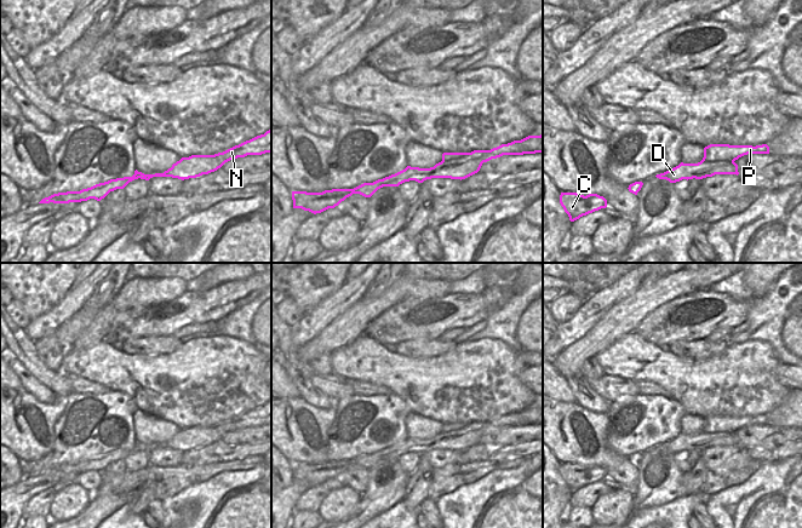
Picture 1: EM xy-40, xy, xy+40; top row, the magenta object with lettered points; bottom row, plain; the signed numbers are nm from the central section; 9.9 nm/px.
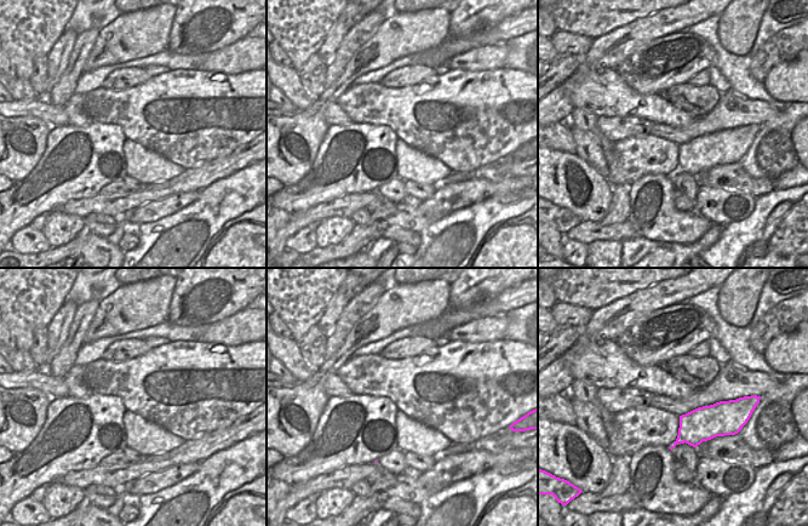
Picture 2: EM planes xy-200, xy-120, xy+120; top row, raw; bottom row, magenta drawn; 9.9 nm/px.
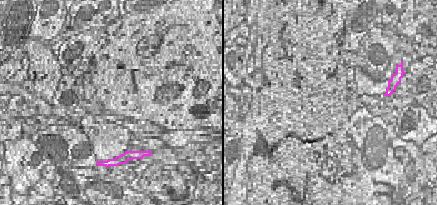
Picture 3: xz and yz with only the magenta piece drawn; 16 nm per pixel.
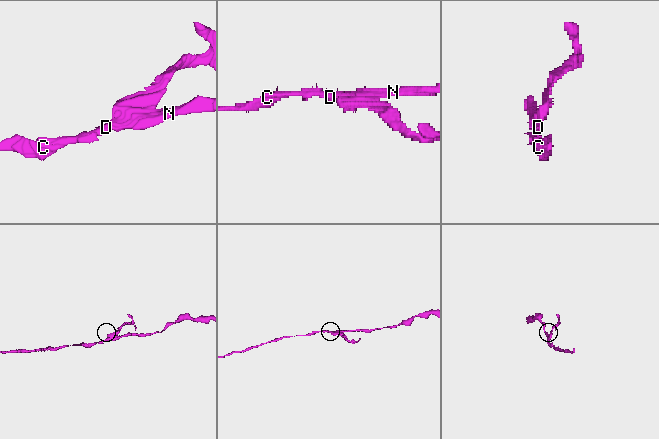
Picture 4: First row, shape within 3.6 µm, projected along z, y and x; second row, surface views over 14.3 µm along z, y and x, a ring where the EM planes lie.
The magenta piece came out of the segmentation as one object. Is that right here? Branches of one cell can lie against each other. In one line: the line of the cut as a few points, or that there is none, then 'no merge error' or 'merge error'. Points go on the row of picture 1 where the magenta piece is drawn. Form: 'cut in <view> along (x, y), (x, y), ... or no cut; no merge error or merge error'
cut in xy+40 along (733, 160), (710, 161), (704, 167), (693, 167), (688, 164); merge error

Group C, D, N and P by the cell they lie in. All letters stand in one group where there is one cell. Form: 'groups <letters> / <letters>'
groups C D N / P

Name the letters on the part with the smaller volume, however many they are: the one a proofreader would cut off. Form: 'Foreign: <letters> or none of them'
Foreign: P

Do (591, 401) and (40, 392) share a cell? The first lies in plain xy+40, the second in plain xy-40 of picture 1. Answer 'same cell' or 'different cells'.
same cell

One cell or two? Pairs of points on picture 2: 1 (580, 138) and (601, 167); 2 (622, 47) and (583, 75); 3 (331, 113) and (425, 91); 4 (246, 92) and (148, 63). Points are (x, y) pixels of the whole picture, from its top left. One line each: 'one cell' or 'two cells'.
1: one cell
2: two cells
3: two cells
4: two cells

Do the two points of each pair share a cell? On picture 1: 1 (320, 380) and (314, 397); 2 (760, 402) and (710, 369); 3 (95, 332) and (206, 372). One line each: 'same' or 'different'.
1: different
2: same
3: different

